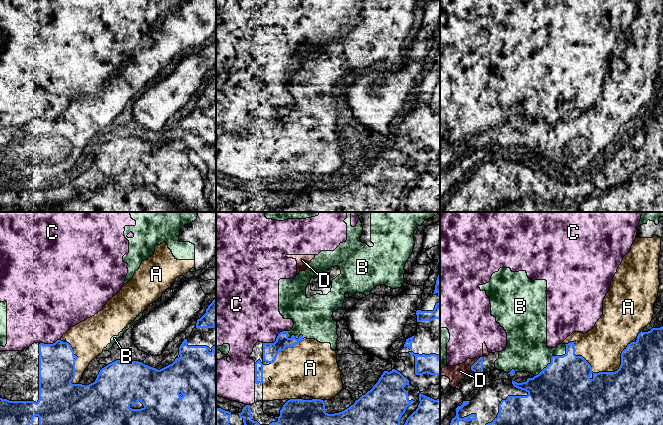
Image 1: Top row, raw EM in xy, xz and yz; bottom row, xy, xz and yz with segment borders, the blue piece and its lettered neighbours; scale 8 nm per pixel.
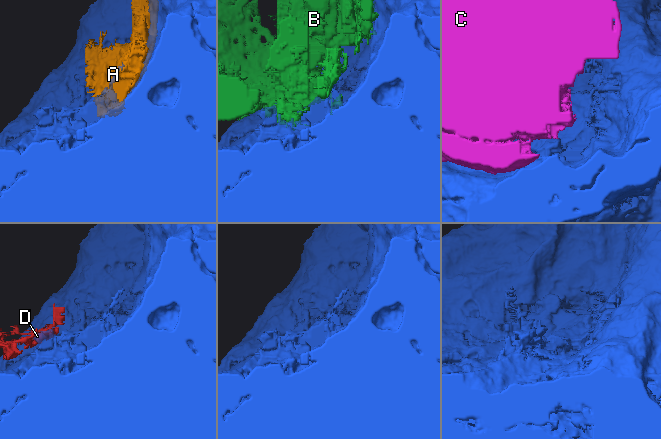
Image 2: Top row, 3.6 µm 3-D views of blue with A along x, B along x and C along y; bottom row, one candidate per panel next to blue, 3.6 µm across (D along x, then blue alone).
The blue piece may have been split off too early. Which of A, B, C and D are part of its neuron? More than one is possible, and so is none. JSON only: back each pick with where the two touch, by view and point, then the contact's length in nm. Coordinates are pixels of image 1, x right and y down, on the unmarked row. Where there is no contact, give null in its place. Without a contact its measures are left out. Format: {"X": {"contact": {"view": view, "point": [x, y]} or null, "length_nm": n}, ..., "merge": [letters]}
{"merge": []}

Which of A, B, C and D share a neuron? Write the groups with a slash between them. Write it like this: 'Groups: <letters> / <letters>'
Groups: A B C D

